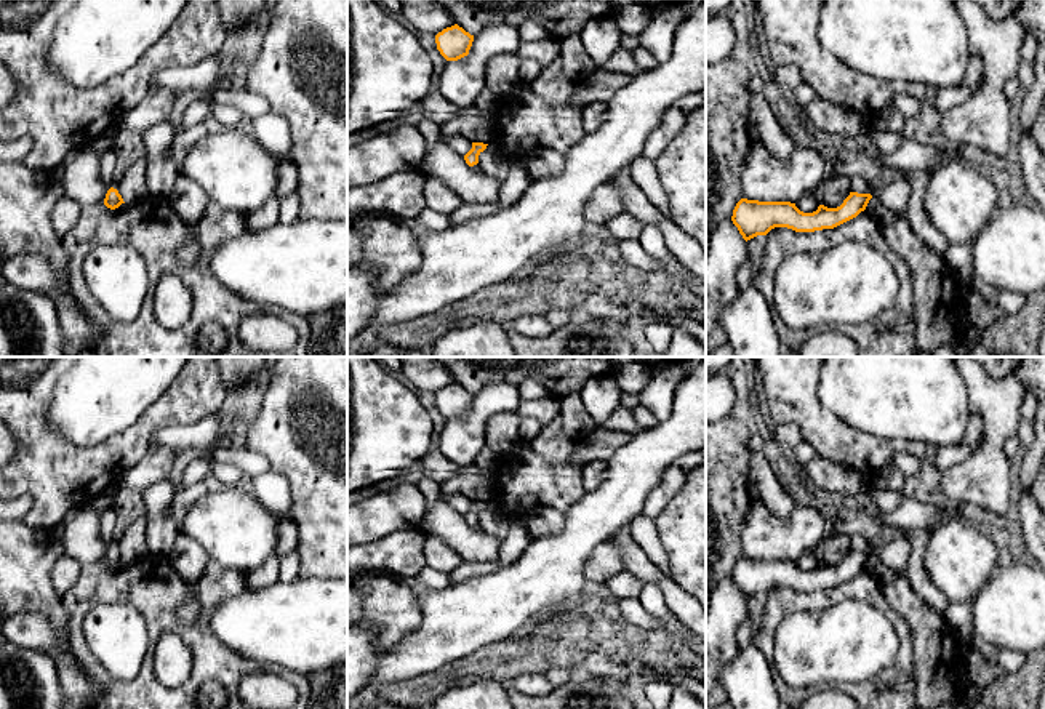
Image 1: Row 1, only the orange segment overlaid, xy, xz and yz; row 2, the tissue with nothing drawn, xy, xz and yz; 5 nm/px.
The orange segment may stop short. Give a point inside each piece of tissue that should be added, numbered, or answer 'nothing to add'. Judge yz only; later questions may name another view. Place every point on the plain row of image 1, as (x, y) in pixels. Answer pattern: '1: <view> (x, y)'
1: yz (877, 538)

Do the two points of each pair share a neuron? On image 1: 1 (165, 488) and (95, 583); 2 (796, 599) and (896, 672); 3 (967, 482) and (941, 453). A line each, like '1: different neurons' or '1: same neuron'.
1: different neurons
2: same neuron
3: different neurons

